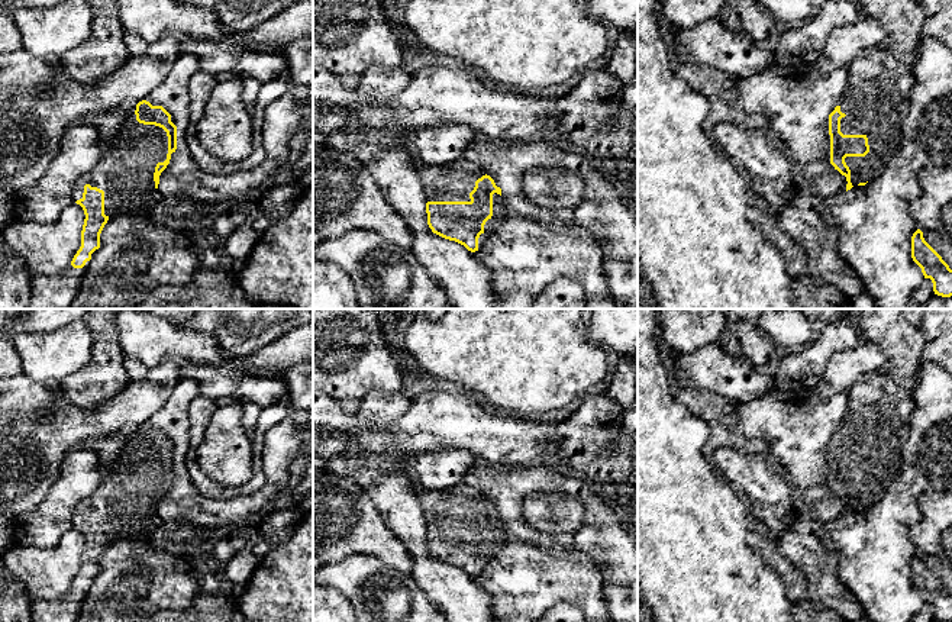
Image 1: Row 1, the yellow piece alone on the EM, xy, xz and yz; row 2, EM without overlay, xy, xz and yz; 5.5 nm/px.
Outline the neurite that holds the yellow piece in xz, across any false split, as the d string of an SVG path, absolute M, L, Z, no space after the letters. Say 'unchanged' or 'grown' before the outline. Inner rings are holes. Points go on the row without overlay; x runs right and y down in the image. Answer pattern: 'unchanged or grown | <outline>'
grown | M419 481L414 493L426 523L427 550L433 558L478 576L510 539L501 522L501 513L477 489L464 481L442 490L427 490Z

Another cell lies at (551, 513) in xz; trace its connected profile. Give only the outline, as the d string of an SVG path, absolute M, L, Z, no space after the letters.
M532 493L523 502L523 516L538 532L565 536L583 526L585 509L575 494Z

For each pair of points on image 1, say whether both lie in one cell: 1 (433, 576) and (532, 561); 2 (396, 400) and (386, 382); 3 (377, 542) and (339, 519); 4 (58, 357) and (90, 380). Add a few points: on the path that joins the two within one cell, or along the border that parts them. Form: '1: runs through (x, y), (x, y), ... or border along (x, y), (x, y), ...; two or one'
1: border along (473, 577), (490, 596), (493, 606); two
2: border along (399, 390), (373, 392), (360, 405); two
3: runs through (368, 535), (348, 524); one
4: border along (92, 339), (92, 357), (61, 382); two

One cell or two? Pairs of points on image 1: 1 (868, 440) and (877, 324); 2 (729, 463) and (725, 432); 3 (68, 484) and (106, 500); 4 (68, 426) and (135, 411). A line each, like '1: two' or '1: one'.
1: one
2: two
3: two
4: one

